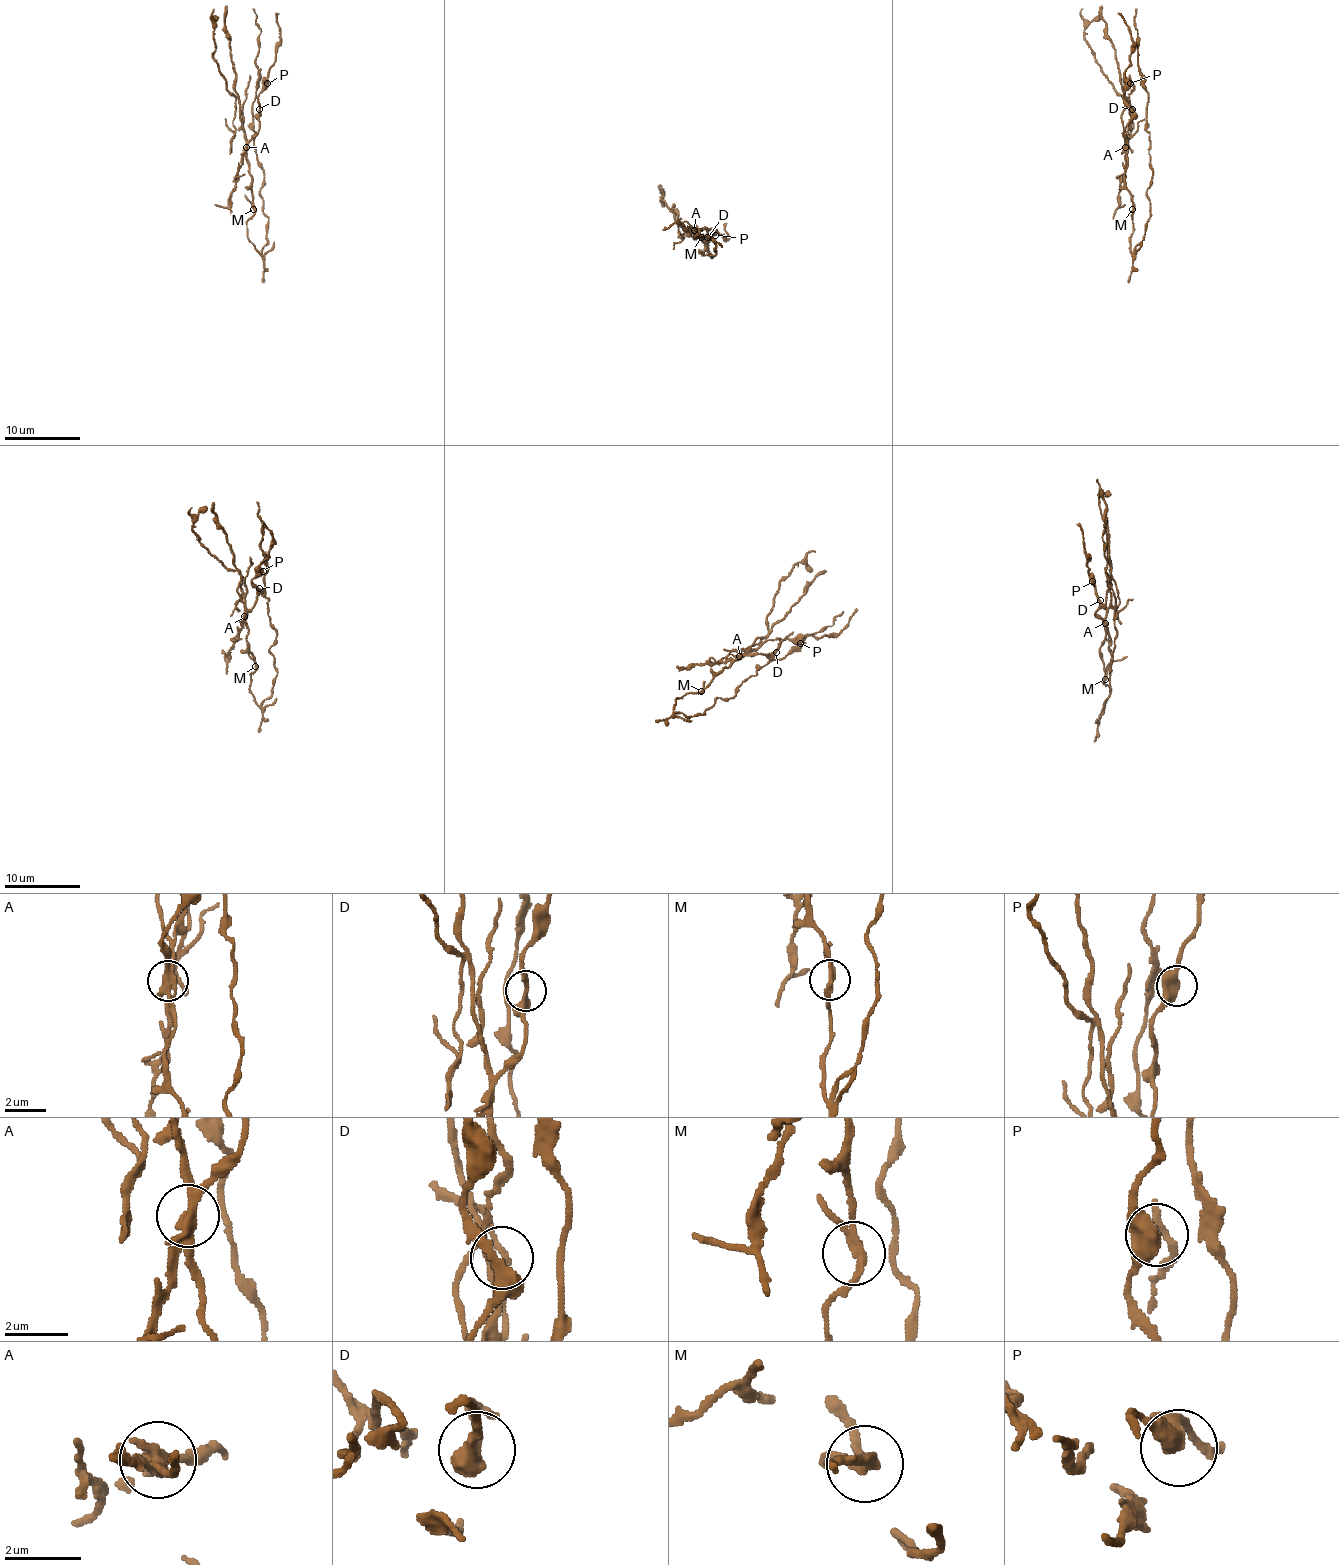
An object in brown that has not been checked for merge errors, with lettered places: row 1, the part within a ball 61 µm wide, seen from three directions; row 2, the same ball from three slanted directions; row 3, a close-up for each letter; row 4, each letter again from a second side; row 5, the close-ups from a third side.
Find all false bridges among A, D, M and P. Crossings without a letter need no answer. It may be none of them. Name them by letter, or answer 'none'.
A, M

